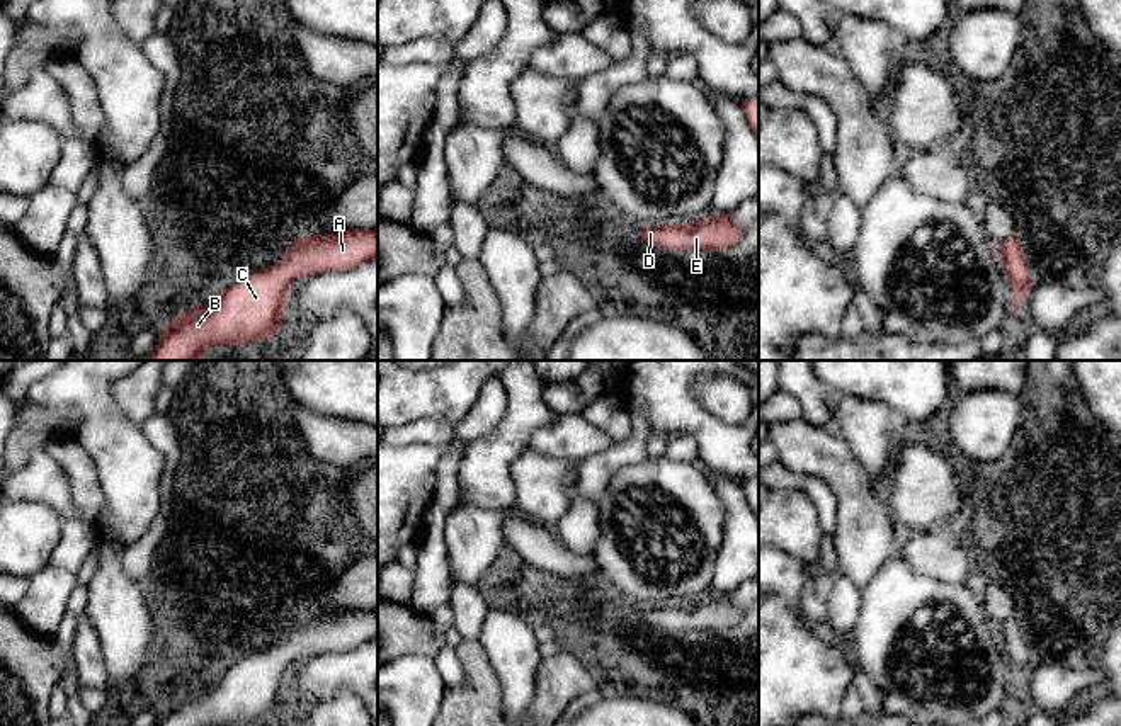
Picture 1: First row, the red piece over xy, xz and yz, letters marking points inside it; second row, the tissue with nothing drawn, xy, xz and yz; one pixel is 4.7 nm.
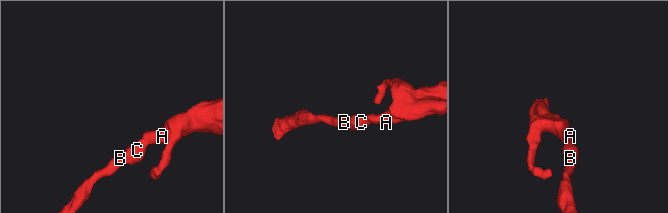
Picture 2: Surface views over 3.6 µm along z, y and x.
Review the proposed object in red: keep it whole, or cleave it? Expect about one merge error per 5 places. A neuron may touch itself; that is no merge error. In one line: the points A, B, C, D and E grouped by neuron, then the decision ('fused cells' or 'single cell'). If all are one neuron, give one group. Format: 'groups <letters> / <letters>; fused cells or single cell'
groups A B C D E; single cell

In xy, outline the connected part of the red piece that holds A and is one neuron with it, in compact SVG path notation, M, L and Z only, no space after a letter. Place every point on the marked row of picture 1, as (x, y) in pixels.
M356 228L337 235L308 235L294 240L276 265L248 274L218 292L208 304L180 313L162 330L155 350L141 360L201 360L213 345L242 345L270 338L282 328L284 304L296 277L342 272L378 258L378 230Z

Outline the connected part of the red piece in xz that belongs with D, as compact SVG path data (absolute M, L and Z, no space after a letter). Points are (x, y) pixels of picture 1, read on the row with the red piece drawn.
M721 214L684 224L643 226L641 238L650 247L716 252L738 243L742 230L730 214Z

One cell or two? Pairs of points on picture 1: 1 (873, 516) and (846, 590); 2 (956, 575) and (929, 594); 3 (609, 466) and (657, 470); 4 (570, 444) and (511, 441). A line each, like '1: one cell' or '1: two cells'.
1: two cells
2: two cells
3: two cells
4: two cells

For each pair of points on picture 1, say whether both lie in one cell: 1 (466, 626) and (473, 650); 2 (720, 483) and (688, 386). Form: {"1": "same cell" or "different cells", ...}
{"1": "different cells", "2": "different cells"}

